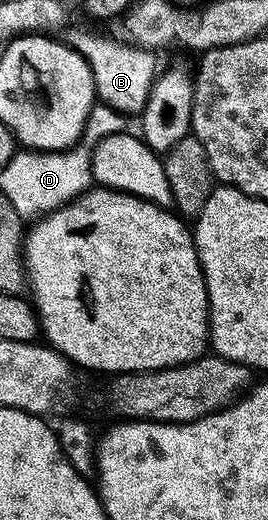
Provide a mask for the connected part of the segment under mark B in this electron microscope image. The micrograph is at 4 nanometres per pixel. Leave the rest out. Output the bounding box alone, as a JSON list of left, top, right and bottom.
[67,32,158,114]

